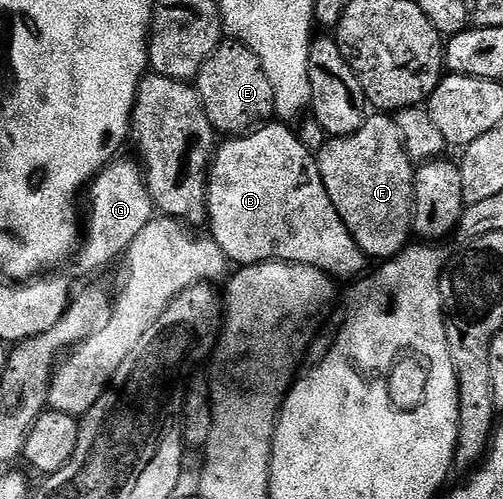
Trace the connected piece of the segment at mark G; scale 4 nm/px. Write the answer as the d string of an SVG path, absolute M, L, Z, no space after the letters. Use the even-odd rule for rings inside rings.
M114 159L93 178L87 189L87 197L89 193L89 222L86 220L83 225L83 240L79 245L79 252L76 254L75 262L85 273L97 273L100 269L105 269L113 260L120 258L129 252L131 243L135 243L135 239L139 235L139 231L143 231L143 227L147 227L147 223L151 223L155 216L155 208L153 205L151 192L148 190L148 184L145 181L145 171L136 160L121 161L122 159Z

